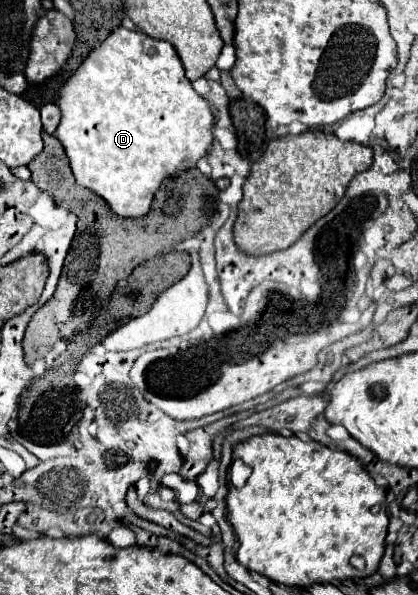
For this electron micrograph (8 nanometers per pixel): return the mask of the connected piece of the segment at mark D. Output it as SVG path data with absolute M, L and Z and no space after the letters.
M118 26L60 90L58 106L62 120L56 138L64 144L74 178L80 186L102 196L110 208L126 218L140 218L150 212L152 198L166 178L176 178L196 166L214 142L214 112L206 98L198 96L184 76L184 66L172 44L150 38L144 32Z

